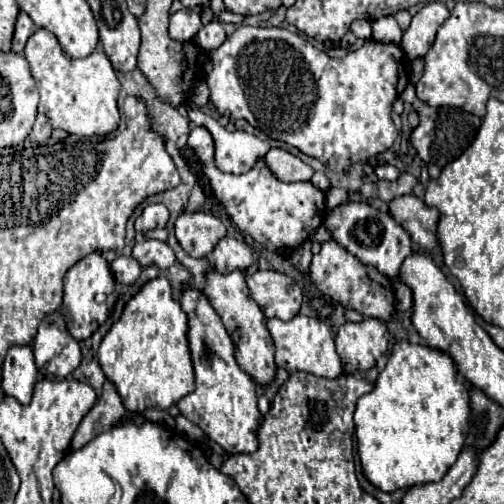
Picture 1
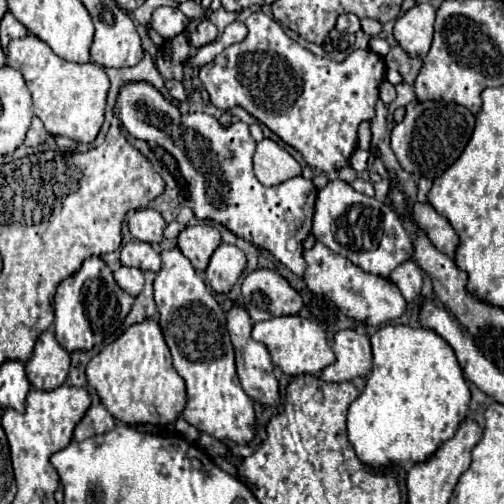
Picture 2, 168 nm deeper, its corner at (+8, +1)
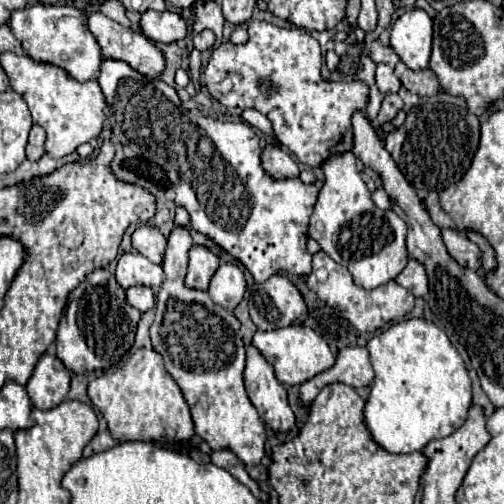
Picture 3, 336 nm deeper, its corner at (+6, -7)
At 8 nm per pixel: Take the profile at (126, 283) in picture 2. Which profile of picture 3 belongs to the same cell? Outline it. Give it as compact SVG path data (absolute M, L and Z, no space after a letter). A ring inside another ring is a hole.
M134 286L126 290L126 298L130 306L138 308L140 312L146 312L154 306L154 292L148 286Z

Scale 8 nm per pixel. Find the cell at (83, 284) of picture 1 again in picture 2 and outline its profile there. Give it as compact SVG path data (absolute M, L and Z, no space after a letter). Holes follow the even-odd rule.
M91 256L82 262L80 270L72 276L64 278L56 290L54 298L54 332L60 346L68 352L74 350L90 350L94 344L100 344L104 338L112 336L116 328L120 328L126 318L132 296L127 294L114 282L110 268L102 262L102 258Z

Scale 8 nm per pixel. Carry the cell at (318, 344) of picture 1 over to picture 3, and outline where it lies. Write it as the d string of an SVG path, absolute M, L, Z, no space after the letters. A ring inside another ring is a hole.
M288 326L272 332L258 330L252 336L252 346L266 358L266 362L274 368L276 378L282 384L302 384L316 374L328 370L334 364L334 355L330 352L327 342L324 342L312 328L308 326Z

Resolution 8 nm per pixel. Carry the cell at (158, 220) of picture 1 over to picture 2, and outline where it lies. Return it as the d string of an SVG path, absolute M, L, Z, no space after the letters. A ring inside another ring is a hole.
M140 208L130 216L128 228L134 240L142 240L158 246L162 242L162 230L166 228L166 220L162 218L160 212L152 208Z

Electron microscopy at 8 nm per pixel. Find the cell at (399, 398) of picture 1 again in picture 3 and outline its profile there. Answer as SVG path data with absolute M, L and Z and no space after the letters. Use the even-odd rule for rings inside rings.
M424 318L392 324L368 342L376 378L364 408L364 422L384 450L408 454L422 450L430 440L452 434L466 422L472 404L472 380L466 364L446 332Z

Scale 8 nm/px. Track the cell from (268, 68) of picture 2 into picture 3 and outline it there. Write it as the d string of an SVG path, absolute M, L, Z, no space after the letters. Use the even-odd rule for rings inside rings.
M250 20L248 22L248 42L246 44L220 44L202 72L204 86L208 92L226 108L254 108L268 116L274 126L276 138L284 148L288 148L302 164L320 166L332 148L342 142L346 130L352 134L352 114L354 110L364 110L368 102L368 86L364 82L326 82L320 76L320 44L308 32L300 28L278 28L268 22Z

